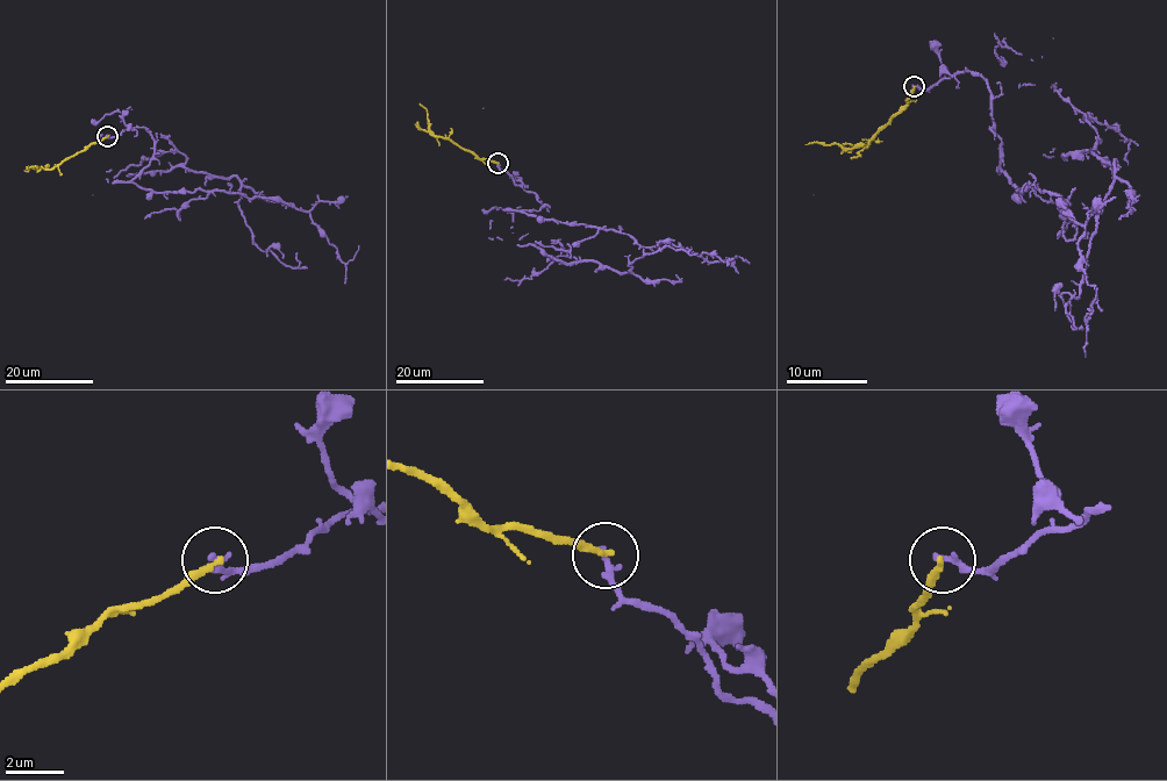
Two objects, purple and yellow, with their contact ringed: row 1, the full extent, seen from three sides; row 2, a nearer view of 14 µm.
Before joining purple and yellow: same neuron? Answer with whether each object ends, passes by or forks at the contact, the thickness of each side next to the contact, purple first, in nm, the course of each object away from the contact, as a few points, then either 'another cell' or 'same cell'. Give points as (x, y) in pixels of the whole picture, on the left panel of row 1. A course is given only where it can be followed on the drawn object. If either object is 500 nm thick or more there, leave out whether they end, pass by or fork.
purple ends there; yellow ends there; 240 nm thick on the purple side, 240 nm on the other; purple runs (107, 135), (151, 134), (144, 188), (249, 200), (170, 151), (113, 178); yellow runs (107, 135), (51, 169), (29, 167); another cell

